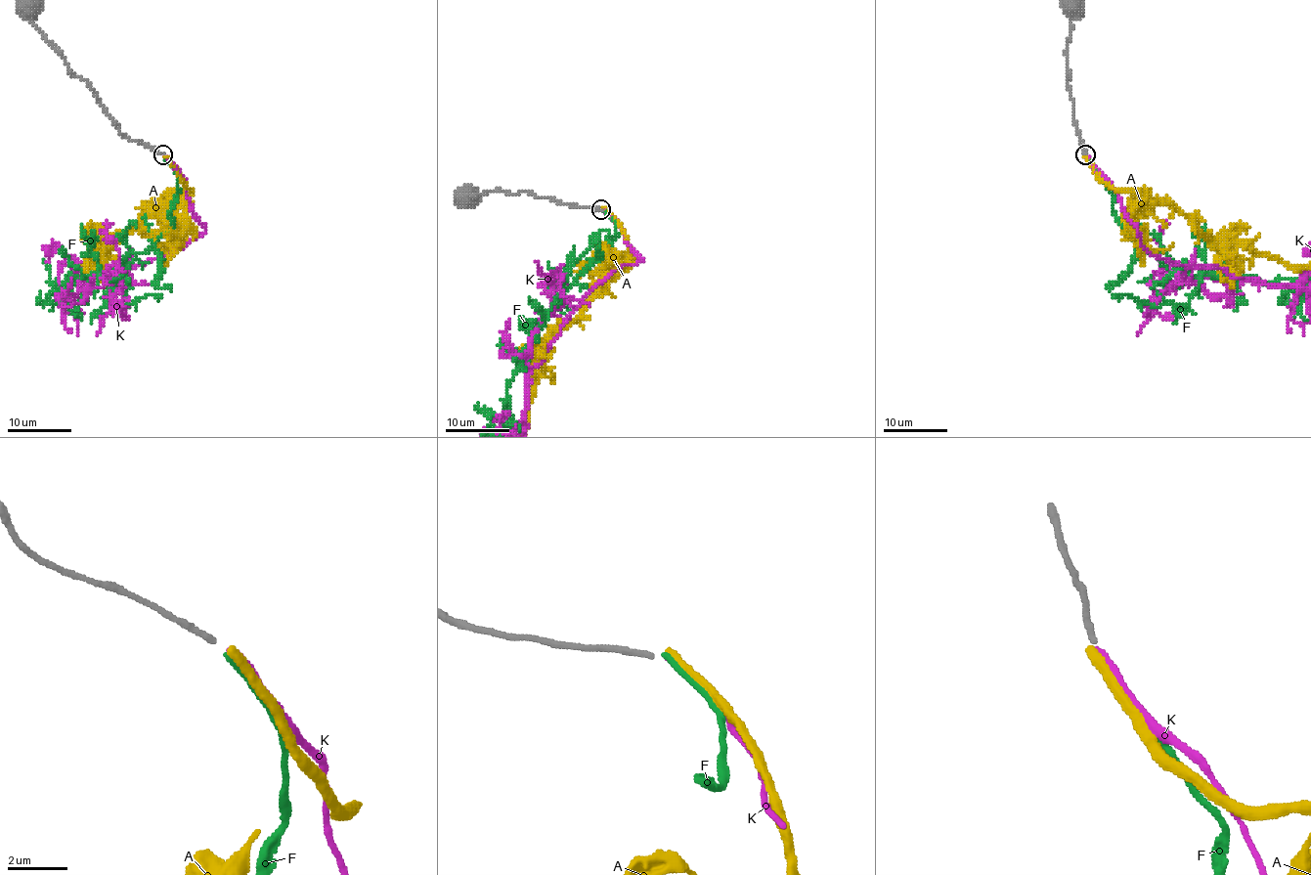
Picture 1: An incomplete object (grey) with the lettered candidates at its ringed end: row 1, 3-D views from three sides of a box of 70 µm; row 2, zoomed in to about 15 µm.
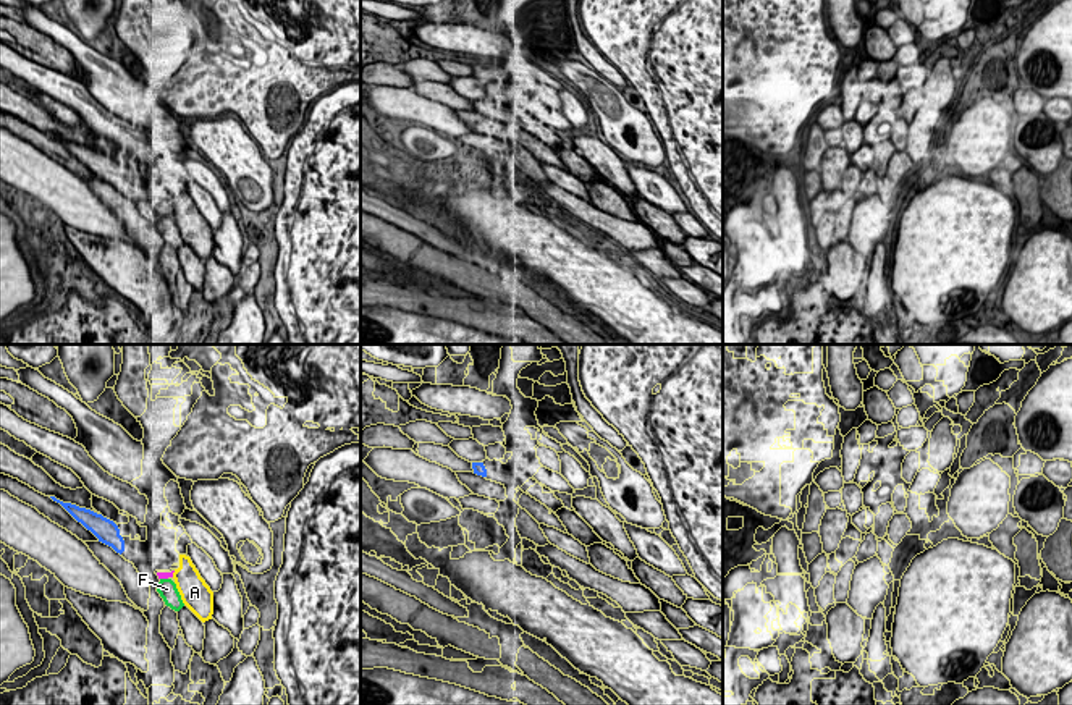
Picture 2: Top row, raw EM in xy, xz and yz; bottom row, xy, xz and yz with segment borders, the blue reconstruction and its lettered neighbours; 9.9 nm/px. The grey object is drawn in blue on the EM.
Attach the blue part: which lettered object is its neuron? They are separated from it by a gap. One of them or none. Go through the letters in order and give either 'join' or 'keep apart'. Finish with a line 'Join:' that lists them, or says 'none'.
A: keep apart
F: keep apart
K: join
Join: K

